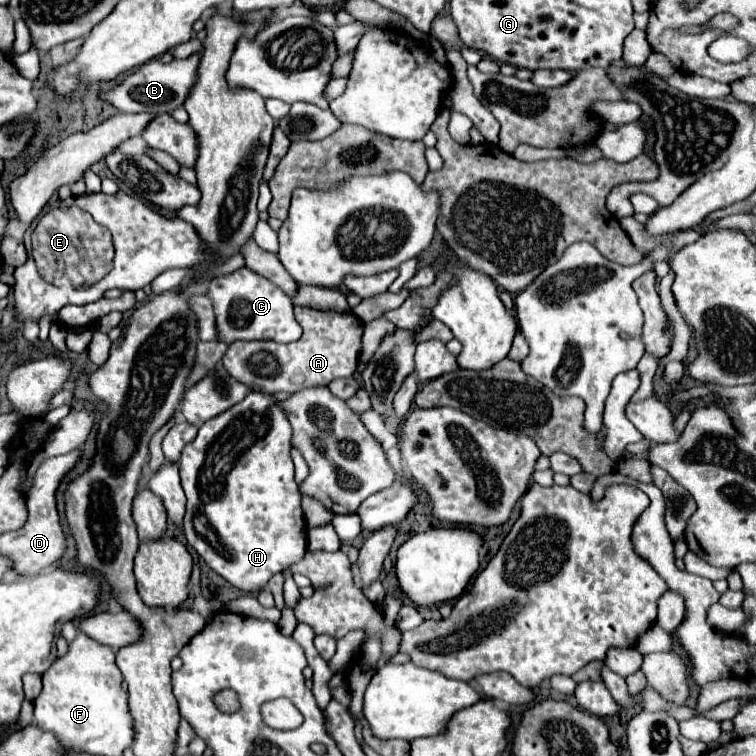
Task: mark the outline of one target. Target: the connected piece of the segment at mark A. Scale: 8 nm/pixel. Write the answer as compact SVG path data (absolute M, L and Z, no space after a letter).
M294 306L295 318L304 328L298 342L276 344L272 340L266 342L234 342L224 354L224 368L228 376L234 380L254 386L260 392L300 392L304 388L328 386L336 378L350 378L358 366L360 342L364 324L350 312L324 312Z

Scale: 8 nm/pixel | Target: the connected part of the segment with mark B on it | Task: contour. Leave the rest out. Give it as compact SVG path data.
M194 54L194 58L188 60L172 60L170 64L162 64L160 60L150 60L142 64L134 74L126 76L116 88L110 88L106 92L100 92L100 100L114 106L118 112L172 112L174 108L182 106L188 90L196 82L196 68L198 68L200 54Z

